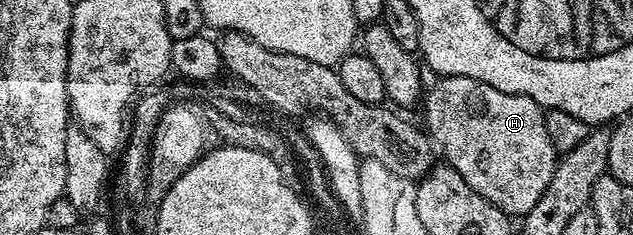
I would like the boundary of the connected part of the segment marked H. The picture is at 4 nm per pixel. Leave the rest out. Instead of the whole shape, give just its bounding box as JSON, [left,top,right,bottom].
[423,77,559,219]

